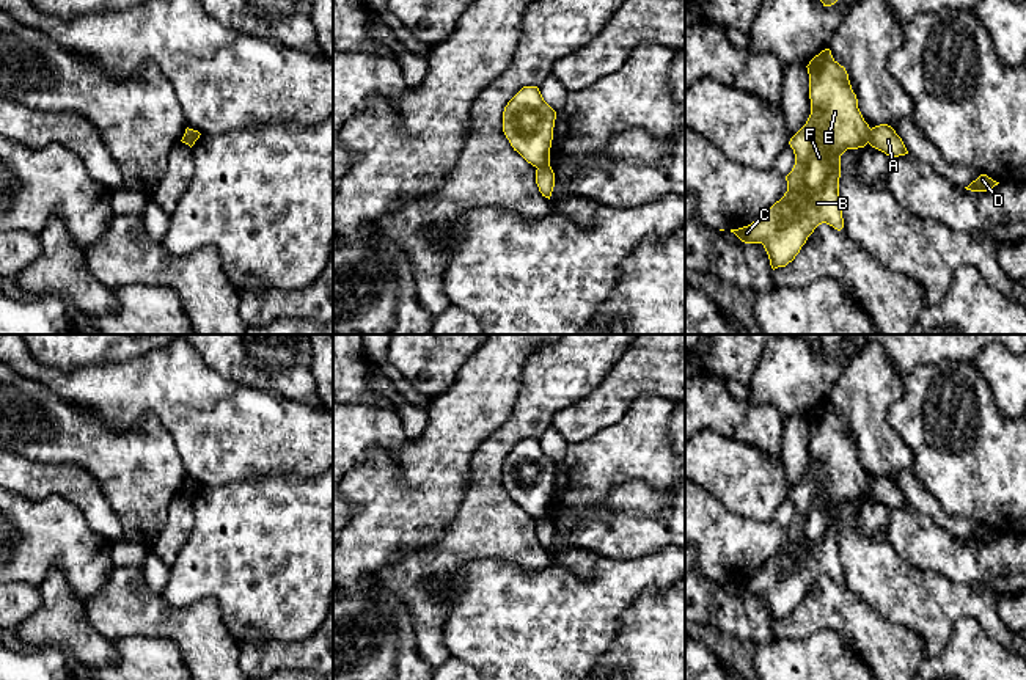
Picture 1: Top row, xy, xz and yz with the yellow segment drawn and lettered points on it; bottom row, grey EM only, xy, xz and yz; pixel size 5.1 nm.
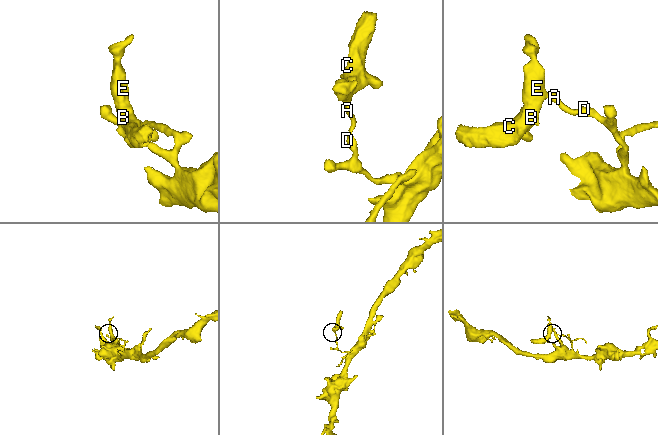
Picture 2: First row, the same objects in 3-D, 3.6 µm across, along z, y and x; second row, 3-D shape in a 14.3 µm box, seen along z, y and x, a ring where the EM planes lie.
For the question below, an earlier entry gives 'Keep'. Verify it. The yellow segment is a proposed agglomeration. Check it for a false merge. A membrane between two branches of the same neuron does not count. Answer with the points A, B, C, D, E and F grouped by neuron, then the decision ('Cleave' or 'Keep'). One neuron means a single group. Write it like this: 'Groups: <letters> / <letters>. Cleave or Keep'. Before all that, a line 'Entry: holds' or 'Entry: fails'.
Entry: fails
Groups: A D / B C E F. Cleave

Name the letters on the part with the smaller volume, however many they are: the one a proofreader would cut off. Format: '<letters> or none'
B, C, E, F

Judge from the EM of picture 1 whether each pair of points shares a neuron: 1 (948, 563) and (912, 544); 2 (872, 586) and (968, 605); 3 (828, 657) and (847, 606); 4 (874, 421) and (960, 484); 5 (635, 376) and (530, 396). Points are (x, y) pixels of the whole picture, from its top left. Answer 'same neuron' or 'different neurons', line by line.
1: same neuron
2: same neuron
3: different neurons
4: different neurons
5: different neurons

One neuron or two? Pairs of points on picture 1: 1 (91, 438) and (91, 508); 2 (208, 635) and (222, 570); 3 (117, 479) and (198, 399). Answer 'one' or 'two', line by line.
1: two
2: two
3: two

